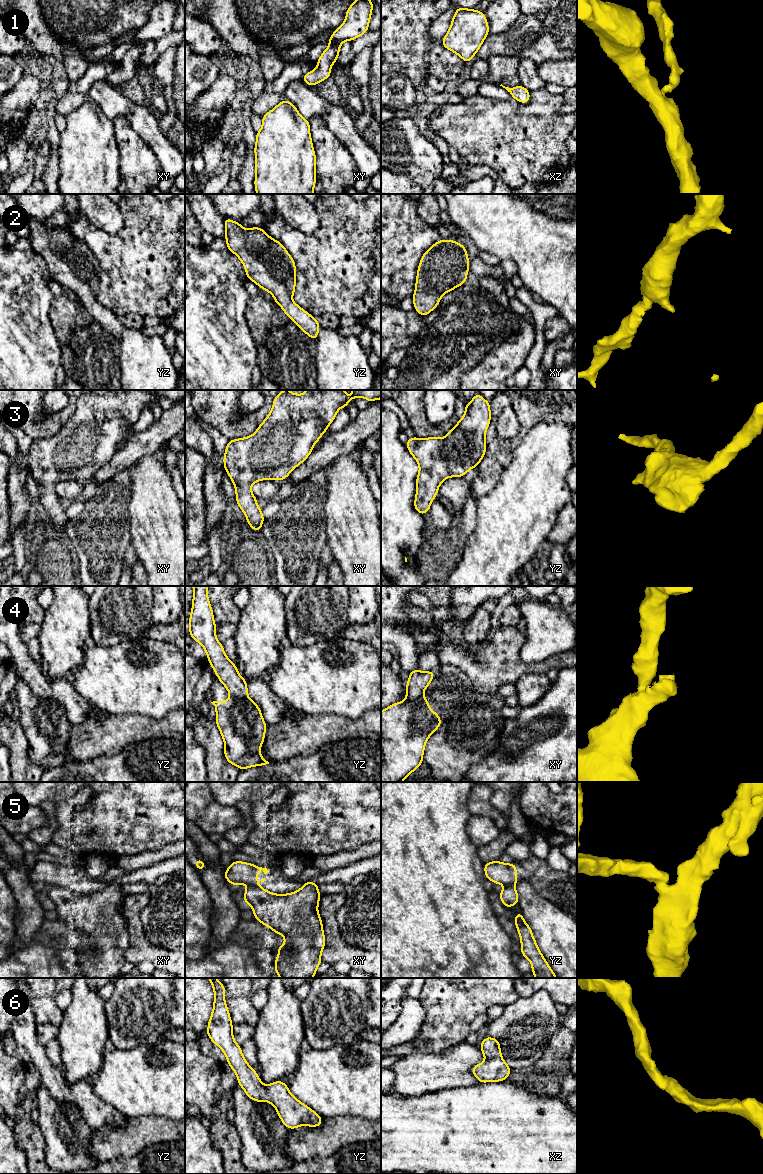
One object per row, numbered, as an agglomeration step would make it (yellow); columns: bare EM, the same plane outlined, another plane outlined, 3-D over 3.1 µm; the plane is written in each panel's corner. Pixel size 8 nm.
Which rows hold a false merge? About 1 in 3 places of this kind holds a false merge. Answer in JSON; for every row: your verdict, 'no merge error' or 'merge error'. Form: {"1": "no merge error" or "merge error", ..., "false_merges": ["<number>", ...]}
{"1": "no merge error", "2": "no merge error", "3": "no merge error", "4": "merge error", "5": "merge error", "6": "no merge error", "false_merges": ["4", "5"]}

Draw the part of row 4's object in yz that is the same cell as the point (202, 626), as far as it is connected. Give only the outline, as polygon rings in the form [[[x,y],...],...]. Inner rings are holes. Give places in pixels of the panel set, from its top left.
[[[192,586],[193,600],[189,617],[189,635],[204,648],[208,663],[228,693],[237,698],[247,698],[247,681],[240,676],[236,665],[224,653],[223,644],[216,638],[216,623],[208,599],[208,586]]]

